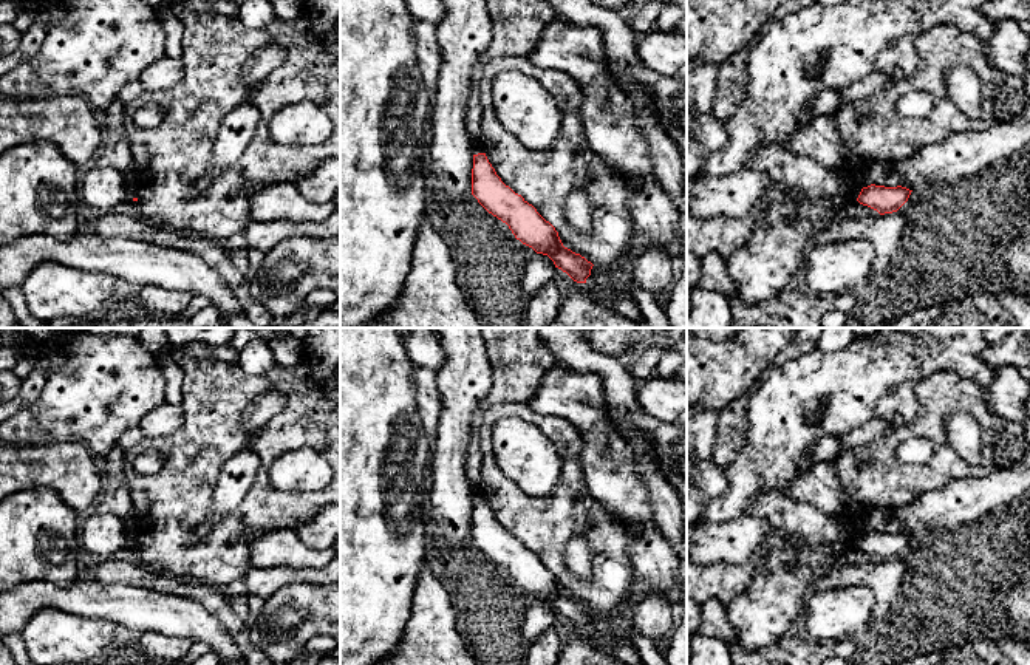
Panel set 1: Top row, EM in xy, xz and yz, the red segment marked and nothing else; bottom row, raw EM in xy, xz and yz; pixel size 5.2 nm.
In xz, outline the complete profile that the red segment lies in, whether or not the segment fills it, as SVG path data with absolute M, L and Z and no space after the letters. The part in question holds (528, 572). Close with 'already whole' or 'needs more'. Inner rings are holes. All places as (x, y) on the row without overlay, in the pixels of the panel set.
M481 328L492 365L492 388L476 407L467 447L466 475L472 486L472 541L509 572L517 586L547 602L574 628L586 629L592 609L564 594L555 574L496 521L481 492L481 439L484 411L500 404L526 404L538 391L557 357L546 346L541 328Z; needs more

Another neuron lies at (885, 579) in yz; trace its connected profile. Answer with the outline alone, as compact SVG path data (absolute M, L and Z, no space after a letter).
M897 558L871 563L837 564L818 577L810 591L821 592L849 586L866 586L875 597L871 623L877 626L891 612L902 591L905 566Z

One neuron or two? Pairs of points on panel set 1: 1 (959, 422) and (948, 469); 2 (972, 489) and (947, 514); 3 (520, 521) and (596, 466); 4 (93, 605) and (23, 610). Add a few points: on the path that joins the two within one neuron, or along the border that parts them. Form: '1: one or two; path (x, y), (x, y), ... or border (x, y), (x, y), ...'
1: two; border (948, 413), (948, 444), (965, 461), (978, 466)
2: one; path (967, 495), (953, 508)
3: two; border (580, 438), (579, 464), (583, 481), (603, 504)
4: one; path (76, 599), (40, 599)

